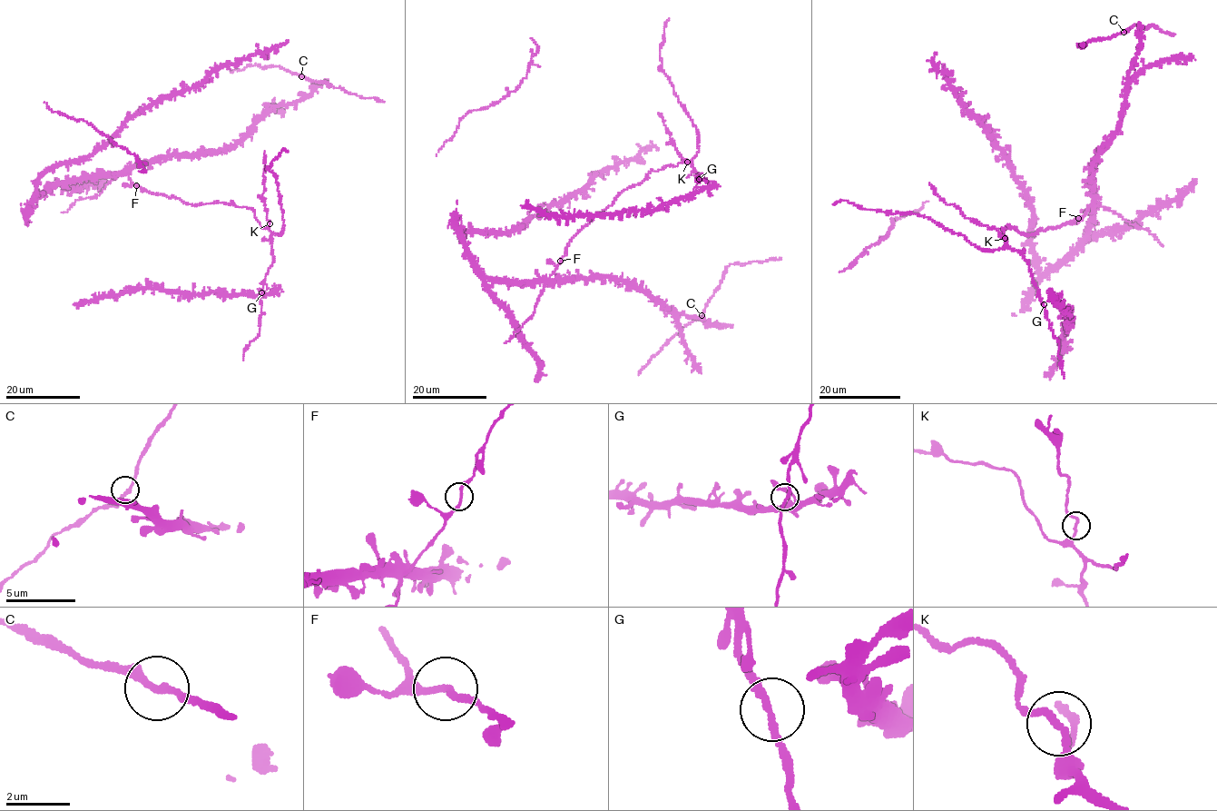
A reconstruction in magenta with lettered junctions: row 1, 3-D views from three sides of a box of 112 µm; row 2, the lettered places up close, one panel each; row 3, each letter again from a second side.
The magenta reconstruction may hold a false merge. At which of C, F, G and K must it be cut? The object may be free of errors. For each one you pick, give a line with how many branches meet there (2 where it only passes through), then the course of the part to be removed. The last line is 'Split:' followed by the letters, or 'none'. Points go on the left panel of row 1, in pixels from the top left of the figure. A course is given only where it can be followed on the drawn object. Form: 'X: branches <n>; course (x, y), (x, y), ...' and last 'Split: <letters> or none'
Split: none

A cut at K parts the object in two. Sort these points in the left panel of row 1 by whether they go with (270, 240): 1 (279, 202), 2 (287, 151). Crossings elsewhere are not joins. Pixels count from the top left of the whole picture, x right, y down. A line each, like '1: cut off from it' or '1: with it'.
1: with it
2: with it

